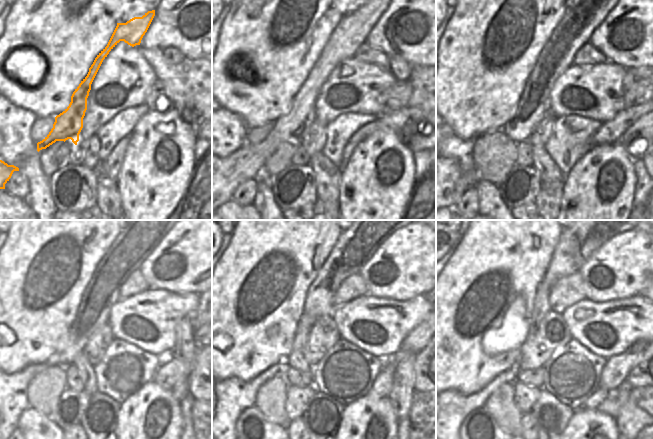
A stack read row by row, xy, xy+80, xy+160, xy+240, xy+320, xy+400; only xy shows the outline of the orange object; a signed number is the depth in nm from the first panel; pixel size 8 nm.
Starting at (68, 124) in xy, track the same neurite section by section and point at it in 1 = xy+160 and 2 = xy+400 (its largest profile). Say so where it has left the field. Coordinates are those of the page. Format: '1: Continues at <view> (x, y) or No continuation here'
1: Continues at xy+160 (575, 29)
2: Continues at xy+400 (577, 243)

